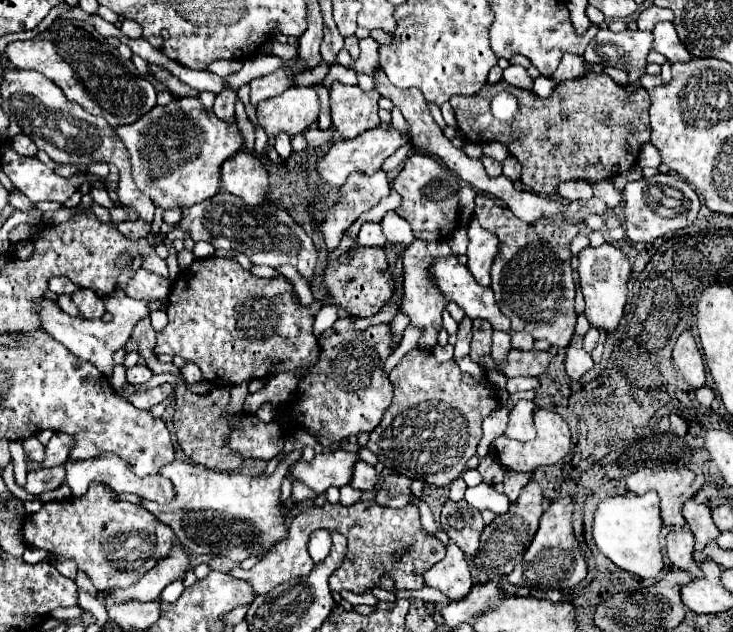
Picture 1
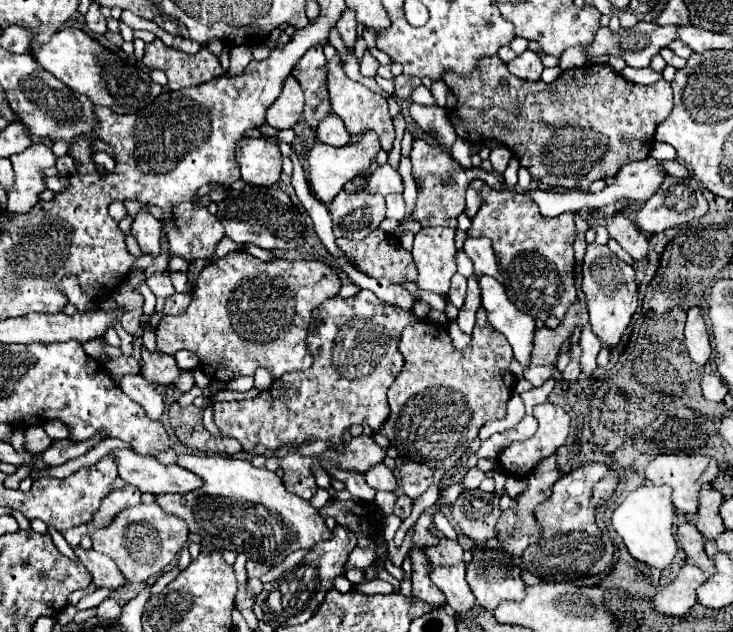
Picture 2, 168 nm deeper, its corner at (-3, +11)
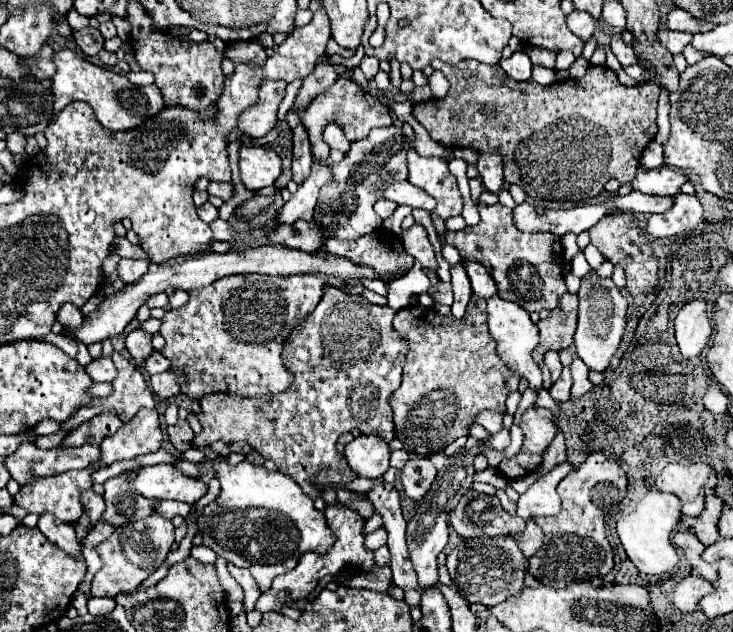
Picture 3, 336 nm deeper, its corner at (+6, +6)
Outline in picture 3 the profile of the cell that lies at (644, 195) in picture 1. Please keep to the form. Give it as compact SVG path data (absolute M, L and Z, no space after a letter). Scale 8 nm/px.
M677 193L673 197L673 207L665 213L653 213L645 219L643 231L651 237L667 237L667 235L681 235L697 227L703 207L695 195Z

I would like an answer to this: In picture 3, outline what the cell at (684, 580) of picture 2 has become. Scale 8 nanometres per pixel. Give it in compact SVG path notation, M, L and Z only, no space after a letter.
M691 573L681 583L677 583L677 587L673 591L673 605L679 611L689 613L689 611L695 611L697 601L709 593L713 593L713 585L709 581L705 581L703 577Z

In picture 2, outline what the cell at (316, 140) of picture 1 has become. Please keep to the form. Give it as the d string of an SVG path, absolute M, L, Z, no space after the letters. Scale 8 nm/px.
M328 114L318 126L318 140L330 146L344 146L350 142L350 134L336 114Z

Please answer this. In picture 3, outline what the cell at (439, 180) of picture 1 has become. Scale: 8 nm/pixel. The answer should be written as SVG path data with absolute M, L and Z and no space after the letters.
M409 149L407 163L409 183L435 197L437 207L431 211L433 215L439 215L443 221L453 215L461 215L463 199L457 187L457 179L447 167L447 161L441 157L421 157L415 149Z

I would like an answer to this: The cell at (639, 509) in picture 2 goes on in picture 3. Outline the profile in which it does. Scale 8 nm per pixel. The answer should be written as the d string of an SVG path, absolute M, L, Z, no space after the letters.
M651 489L637 505L635 511L625 513L617 519L617 535L623 543L623 549L627 557L633 561L633 565L647 575L665 573L673 569L679 563L679 557L675 553L675 547L669 541L671 531L675 529L677 521L681 517L681 503L671 493L661 493L657 489Z

